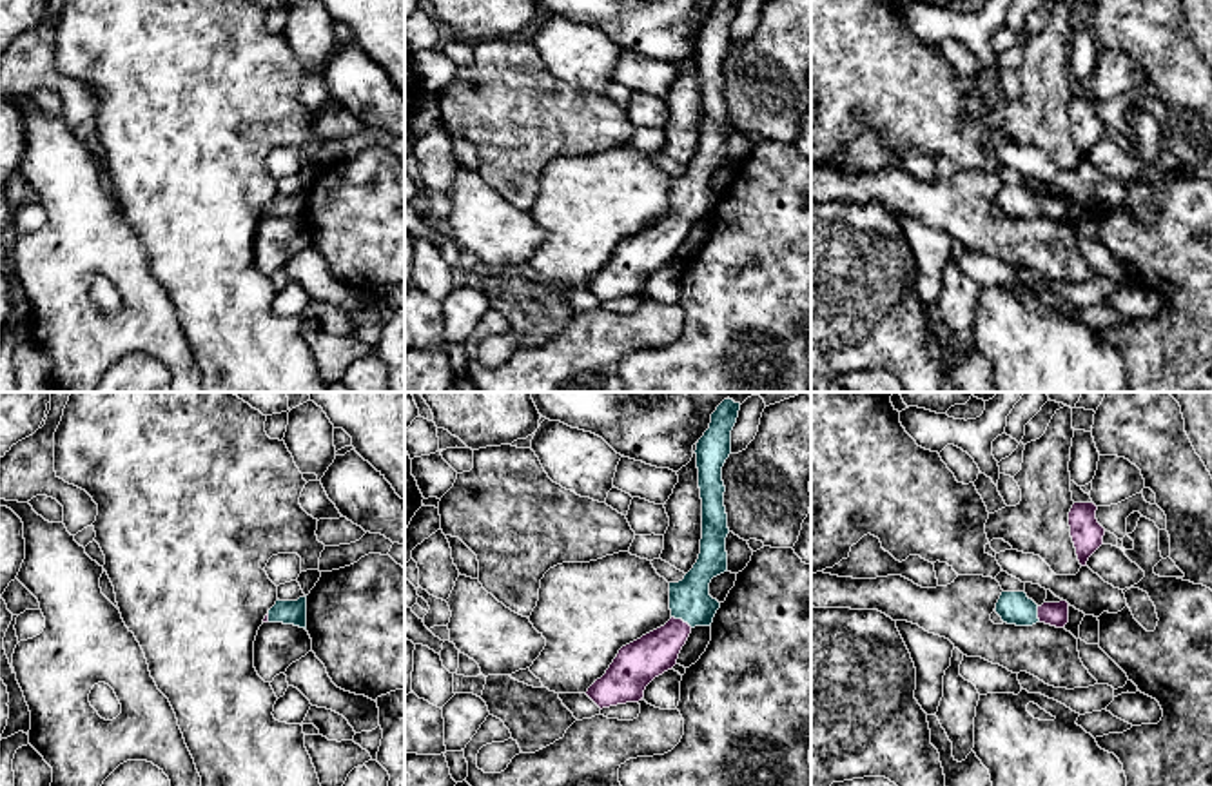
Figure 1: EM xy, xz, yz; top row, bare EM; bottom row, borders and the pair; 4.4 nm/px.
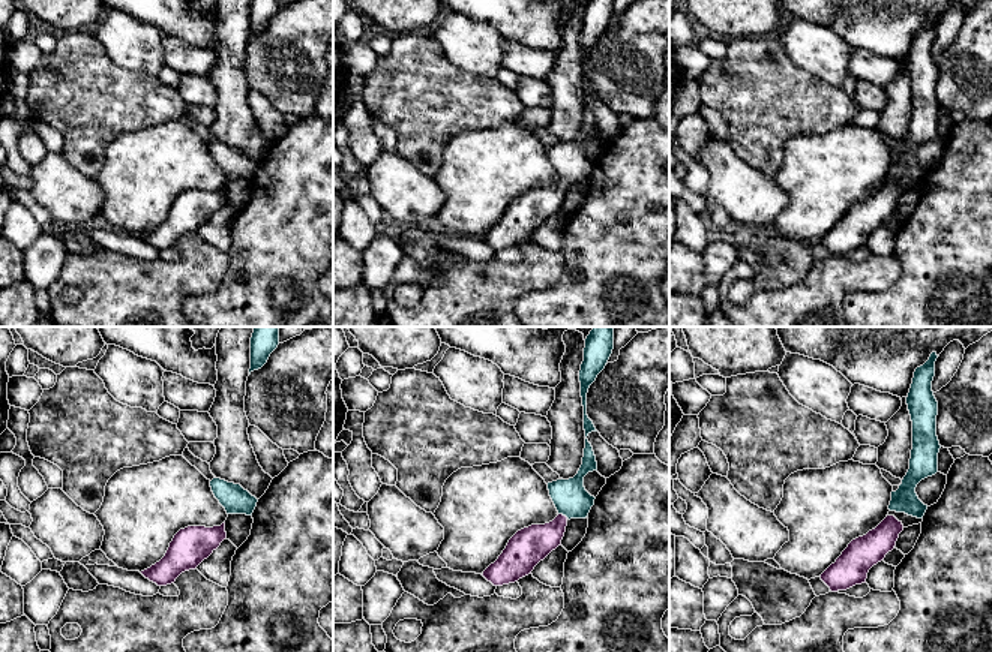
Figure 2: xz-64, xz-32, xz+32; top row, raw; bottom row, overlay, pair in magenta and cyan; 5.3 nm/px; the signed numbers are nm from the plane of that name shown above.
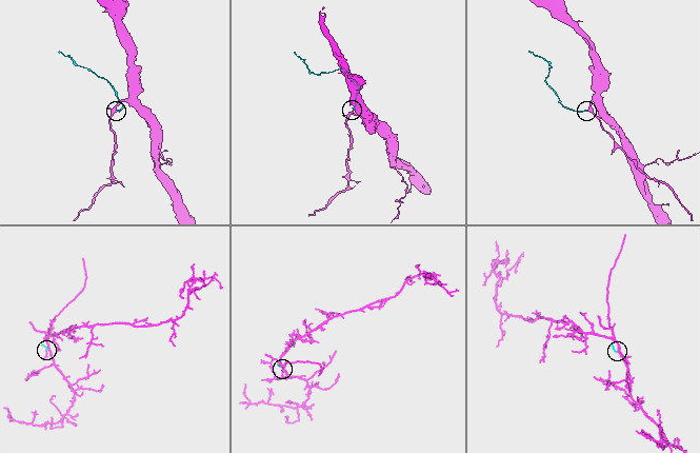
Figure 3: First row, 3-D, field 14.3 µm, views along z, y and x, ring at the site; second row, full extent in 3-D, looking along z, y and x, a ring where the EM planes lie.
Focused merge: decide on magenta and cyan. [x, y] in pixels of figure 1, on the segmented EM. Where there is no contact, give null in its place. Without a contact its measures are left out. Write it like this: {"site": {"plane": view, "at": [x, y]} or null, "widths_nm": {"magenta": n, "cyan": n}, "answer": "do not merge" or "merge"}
{"site": {"plane": "xz", "at": [683, 621]}, "widths_nm": {"magenta": 190, "cyan": 180}, "answer": "merge"}

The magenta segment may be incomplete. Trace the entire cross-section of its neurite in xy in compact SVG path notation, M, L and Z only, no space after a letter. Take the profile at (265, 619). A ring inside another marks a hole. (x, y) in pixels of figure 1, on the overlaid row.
M307 595L298 601L276 601L263 623L294 624L307 630Z

